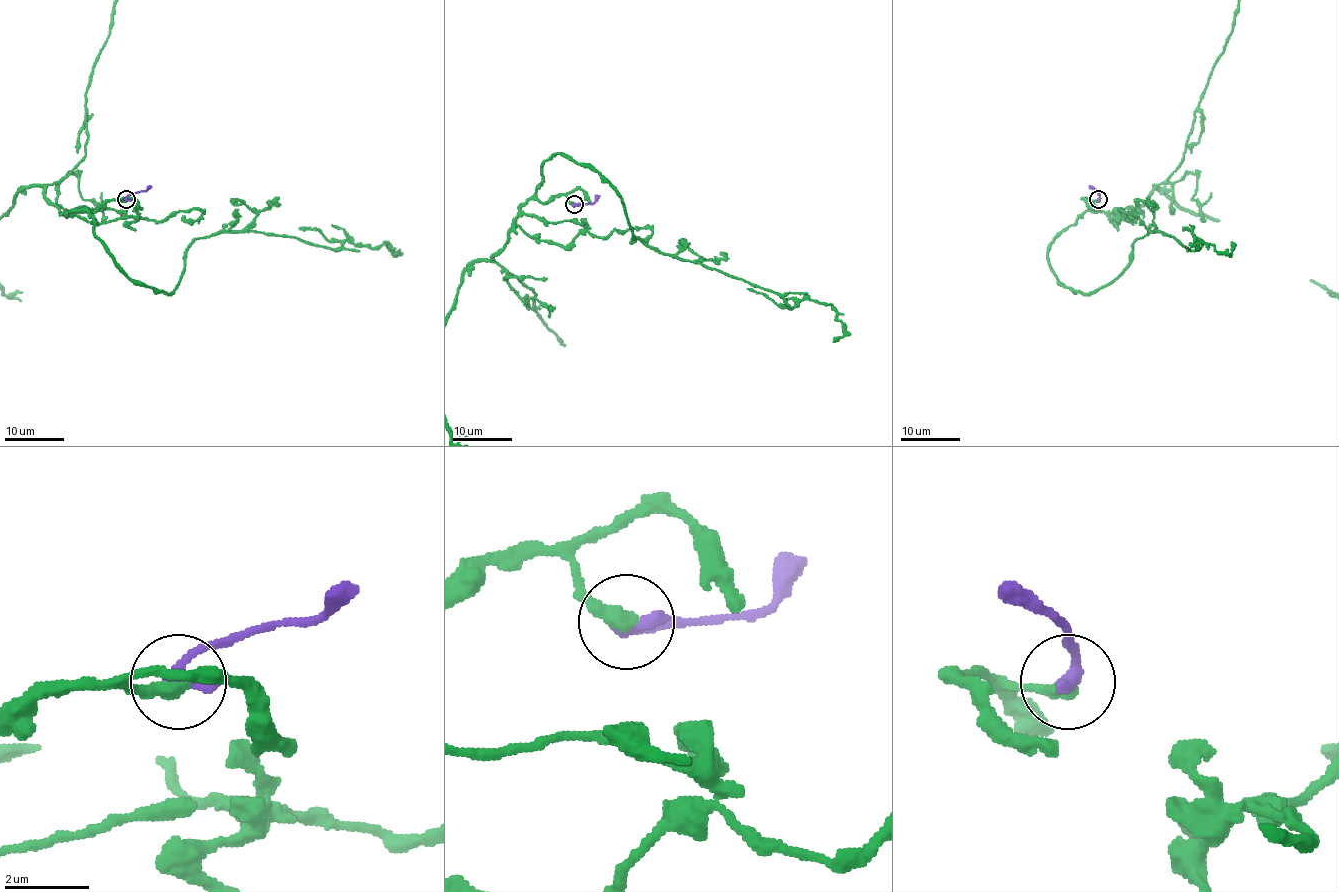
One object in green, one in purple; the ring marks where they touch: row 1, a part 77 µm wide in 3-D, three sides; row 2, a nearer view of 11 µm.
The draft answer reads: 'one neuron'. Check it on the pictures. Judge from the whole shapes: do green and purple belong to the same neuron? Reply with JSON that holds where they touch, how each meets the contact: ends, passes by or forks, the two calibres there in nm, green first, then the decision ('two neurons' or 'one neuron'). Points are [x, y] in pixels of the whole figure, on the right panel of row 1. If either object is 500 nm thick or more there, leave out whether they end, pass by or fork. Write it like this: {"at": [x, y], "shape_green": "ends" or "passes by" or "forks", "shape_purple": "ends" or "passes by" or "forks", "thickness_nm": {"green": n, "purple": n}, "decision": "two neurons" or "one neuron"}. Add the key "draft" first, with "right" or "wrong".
{"draft": "right", "at": [1098, 199], "shape_green": "ends", "shape_purple": "ends", "thickness_nm": {"green": 400, "purple": 400}, "decision": "one neuron"}

